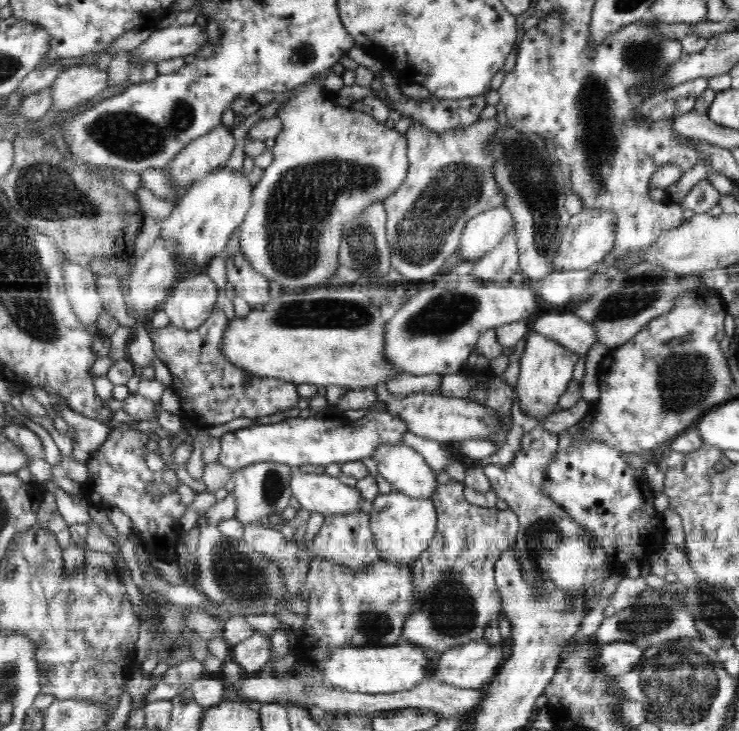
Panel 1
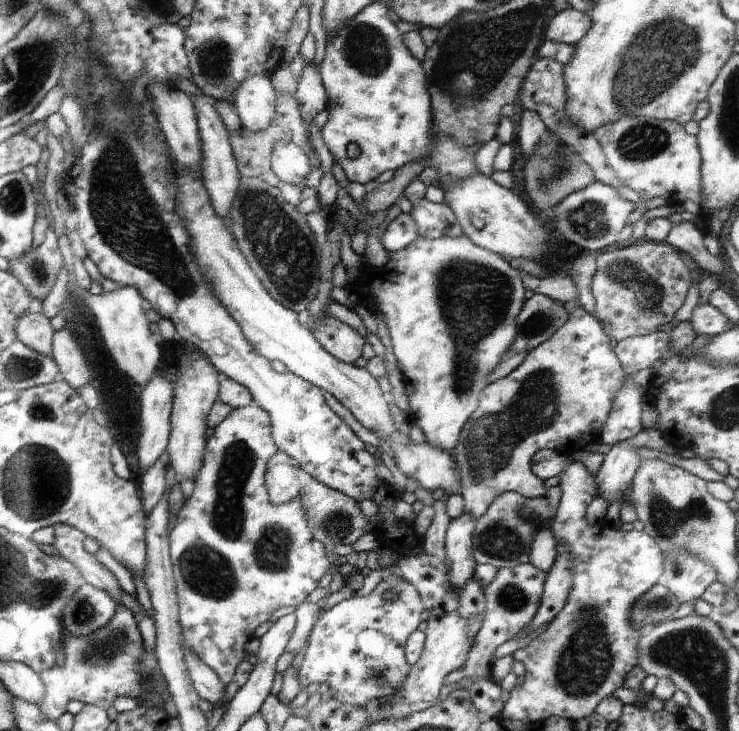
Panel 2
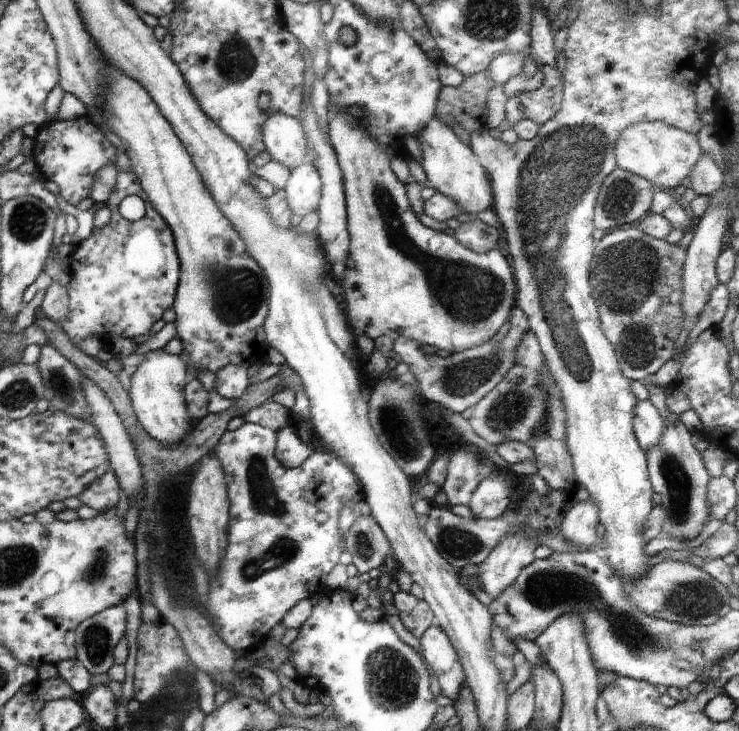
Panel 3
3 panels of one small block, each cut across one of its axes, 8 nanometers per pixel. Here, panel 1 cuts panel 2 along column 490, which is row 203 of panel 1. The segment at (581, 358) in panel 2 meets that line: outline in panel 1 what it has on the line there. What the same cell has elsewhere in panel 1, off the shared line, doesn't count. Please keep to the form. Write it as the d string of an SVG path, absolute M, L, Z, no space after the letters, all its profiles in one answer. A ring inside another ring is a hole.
M496 118L480 120L464 131L439 134L413 121L405 137L408 138L408 172L404 182L389 194L383 205L388 215L386 238L389 242L392 270L408 280L424 280L441 273L459 251L460 237L472 218L491 208L503 205L505 194L500 192L494 178L494 161L490 155L490 138L500 124Z

